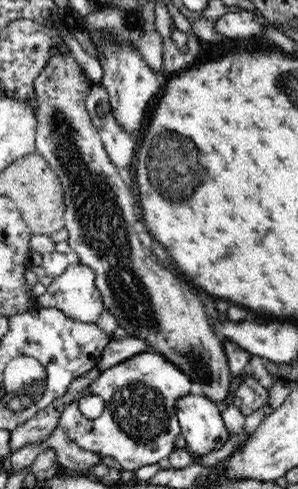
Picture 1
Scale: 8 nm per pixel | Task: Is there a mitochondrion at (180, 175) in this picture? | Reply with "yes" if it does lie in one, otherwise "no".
yes

